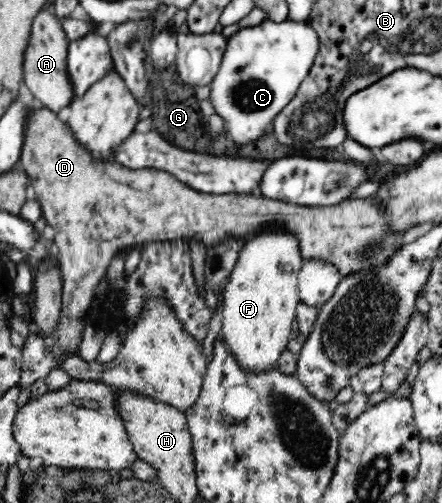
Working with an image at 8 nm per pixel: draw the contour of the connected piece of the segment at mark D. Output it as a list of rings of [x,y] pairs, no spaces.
[[[43,108],[34,111],[27,124],[22,156],[18,167],[28,175],[32,187],[35,189],[37,202],[41,205],[43,216],[49,229],[54,231],[53,241],[58,251],[58,267],[62,275],[62,315],[58,321],[56,339],[52,348],[63,356],[76,354],[82,339],[82,327],[90,311],[94,290],[112,259],[117,254],[126,255],[130,248],[143,245],[146,242],[174,240],[180,238],[198,239],[207,247],[214,247],[226,237],[237,237],[240,242],[250,239],[256,231],[262,229],[266,222],[282,222],[290,229],[300,243],[301,256],[304,259],[320,259],[335,265],[342,276],[366,273],[366,271],[380,271],[390,259],[404,247],[403,238],[406,231],[391,231],[388,216],[384,212],[382,198],[352,198],[333,206],[306,207],[293,203],[286,203],[253,195],[214,195],[202,193],[190,188],[185,183],[164,171],[154,167],[130,170],[116,161],[106,164],[96,164],[94,158],[84,151],[66,124],[59,121],[56,114]]]

